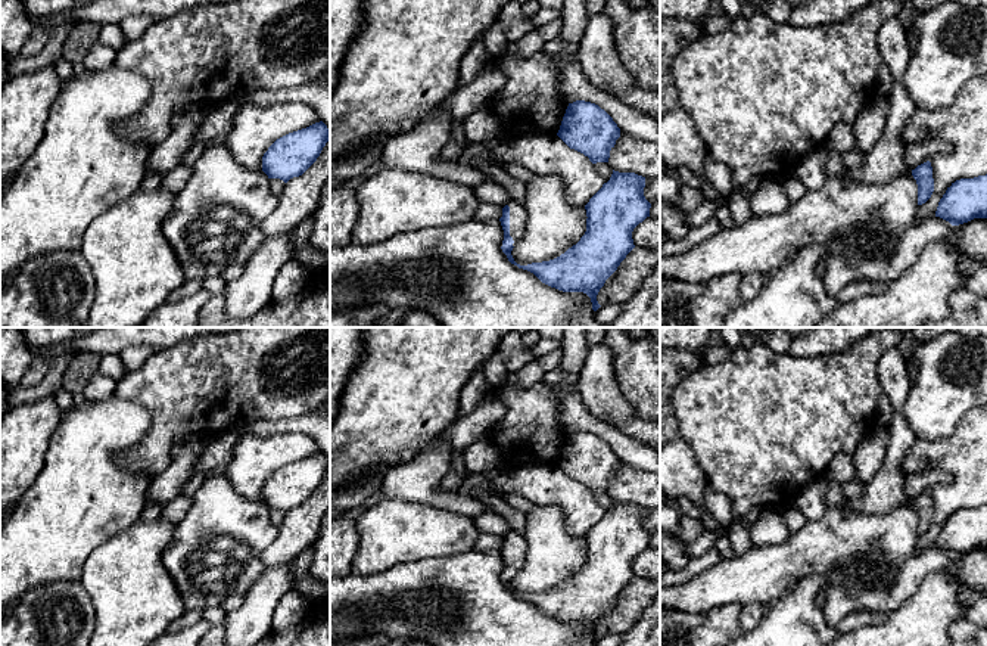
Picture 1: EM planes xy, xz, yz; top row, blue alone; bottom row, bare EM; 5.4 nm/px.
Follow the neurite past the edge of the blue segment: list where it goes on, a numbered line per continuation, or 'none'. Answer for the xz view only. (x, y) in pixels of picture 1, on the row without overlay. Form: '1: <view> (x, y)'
1: xz (517, 543)

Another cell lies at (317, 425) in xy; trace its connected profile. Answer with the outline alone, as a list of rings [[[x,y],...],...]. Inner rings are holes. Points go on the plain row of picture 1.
[[[311,411],[299,417],[265,420],[246,420],[245,429],[255,435],[303,434],[309,435],[327,456],[330,463],[330,414]]]

